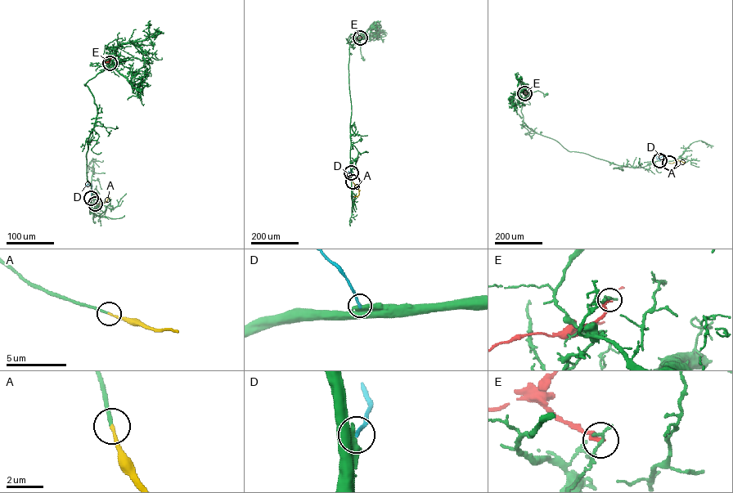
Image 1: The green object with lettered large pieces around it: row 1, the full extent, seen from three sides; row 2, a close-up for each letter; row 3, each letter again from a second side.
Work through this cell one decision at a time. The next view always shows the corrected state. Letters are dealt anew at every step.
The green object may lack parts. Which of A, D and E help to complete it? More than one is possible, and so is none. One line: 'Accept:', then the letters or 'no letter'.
Accept: A

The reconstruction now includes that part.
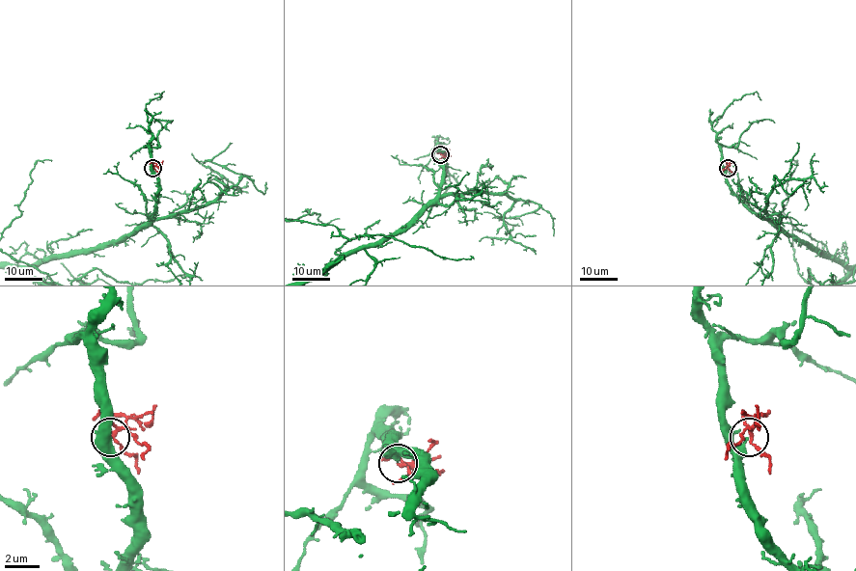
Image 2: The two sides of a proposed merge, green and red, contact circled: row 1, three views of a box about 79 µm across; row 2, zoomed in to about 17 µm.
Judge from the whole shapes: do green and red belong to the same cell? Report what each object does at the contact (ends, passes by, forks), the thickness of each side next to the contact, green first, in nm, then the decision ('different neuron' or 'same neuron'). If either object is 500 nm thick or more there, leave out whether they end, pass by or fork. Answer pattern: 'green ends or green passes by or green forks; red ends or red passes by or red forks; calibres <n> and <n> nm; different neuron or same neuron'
green ends; red forks; calibres 360 and 160 nm; same neuron

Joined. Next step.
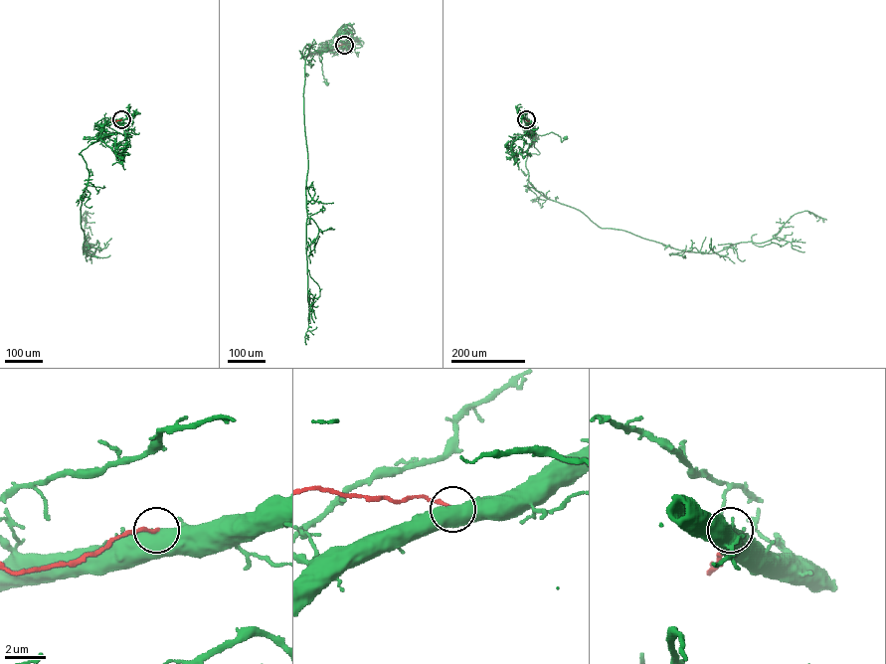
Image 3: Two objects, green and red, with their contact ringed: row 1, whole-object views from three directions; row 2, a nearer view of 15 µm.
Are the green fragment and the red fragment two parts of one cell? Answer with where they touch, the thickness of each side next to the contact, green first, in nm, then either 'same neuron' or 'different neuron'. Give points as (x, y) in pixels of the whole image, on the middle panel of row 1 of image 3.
(344, 45) | 750/160 nm | different neuron

